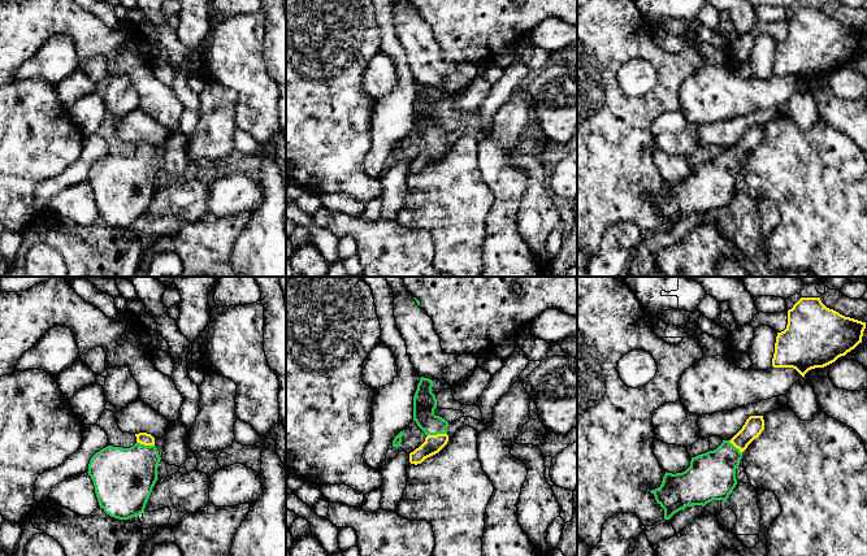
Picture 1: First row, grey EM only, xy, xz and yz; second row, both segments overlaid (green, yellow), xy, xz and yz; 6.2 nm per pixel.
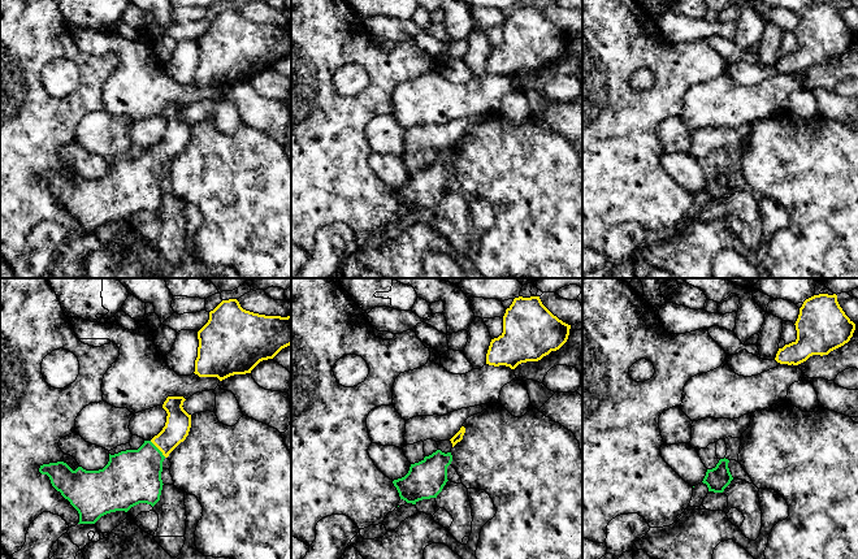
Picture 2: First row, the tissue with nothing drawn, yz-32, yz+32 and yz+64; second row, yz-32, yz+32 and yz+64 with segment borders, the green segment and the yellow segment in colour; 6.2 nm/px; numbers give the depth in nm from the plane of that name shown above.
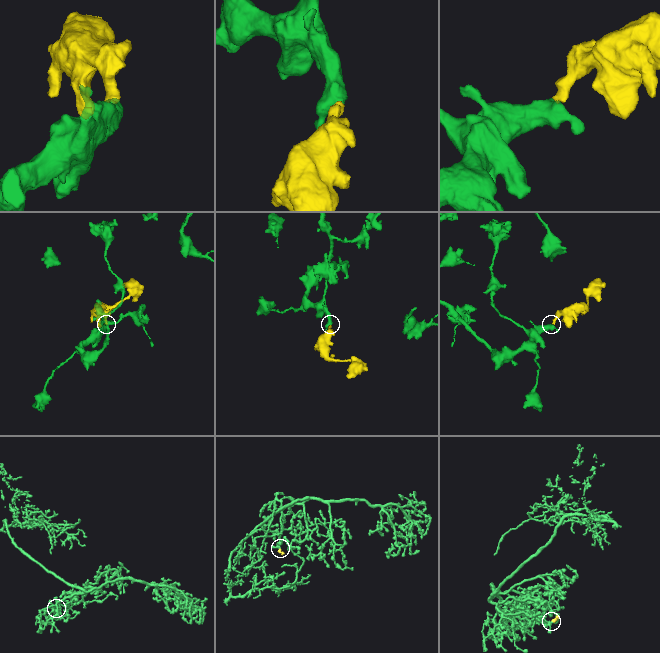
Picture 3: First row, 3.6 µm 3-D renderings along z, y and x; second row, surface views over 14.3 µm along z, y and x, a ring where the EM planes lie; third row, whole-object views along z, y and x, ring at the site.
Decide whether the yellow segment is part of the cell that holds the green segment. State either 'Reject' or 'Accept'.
Accept

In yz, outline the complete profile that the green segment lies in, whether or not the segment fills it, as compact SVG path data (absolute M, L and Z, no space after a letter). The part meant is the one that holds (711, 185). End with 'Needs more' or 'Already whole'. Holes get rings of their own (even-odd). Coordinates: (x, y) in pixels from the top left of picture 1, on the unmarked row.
M750 125L731 149L723 149L716 158L692 166L685 181L666 181L662 194L650 200L664 218L664 229L686 216L725 210L737 194L736 178L742 161L763 139L763 125Z. Needs more

